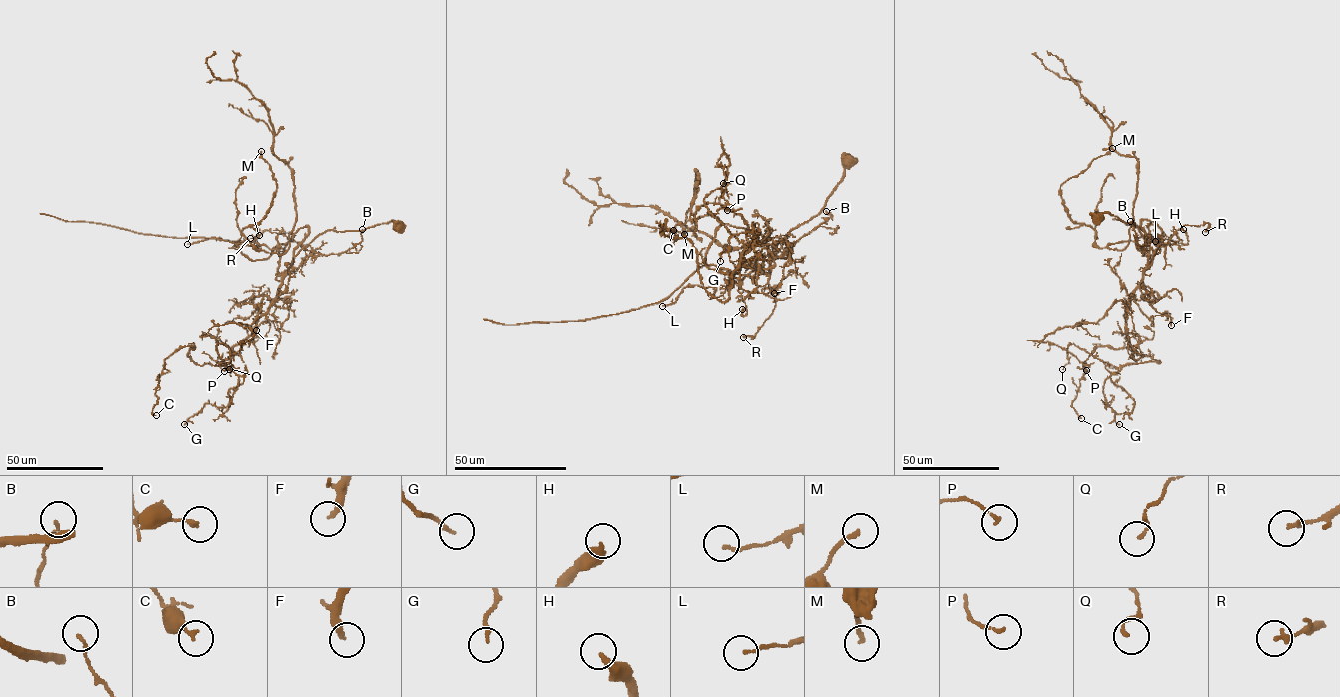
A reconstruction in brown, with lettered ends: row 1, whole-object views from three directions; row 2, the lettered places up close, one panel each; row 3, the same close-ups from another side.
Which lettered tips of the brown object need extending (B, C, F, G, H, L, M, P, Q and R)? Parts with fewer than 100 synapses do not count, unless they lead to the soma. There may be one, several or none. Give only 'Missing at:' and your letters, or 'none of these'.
Missing at: none of these

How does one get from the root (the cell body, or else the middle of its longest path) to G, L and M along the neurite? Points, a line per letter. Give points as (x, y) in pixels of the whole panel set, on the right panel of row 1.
G: (1097, 219), (1110, 213), (1134, 223), (1148, 252), (1125, 315), (1136, 362), (1113, 373), (1102, 390), (1119, 424)
L: (1097, 219), (1110, 213), (1134, 223), (1147, 245), (1144, 269), (1160, 239), (1146, 235), (1155, 241)
M: (1097, 219), (1134, 223), (1148, 252), (1154, 221), (1159, 252), (1099, 248), (1064, 205), (1112, 148)

